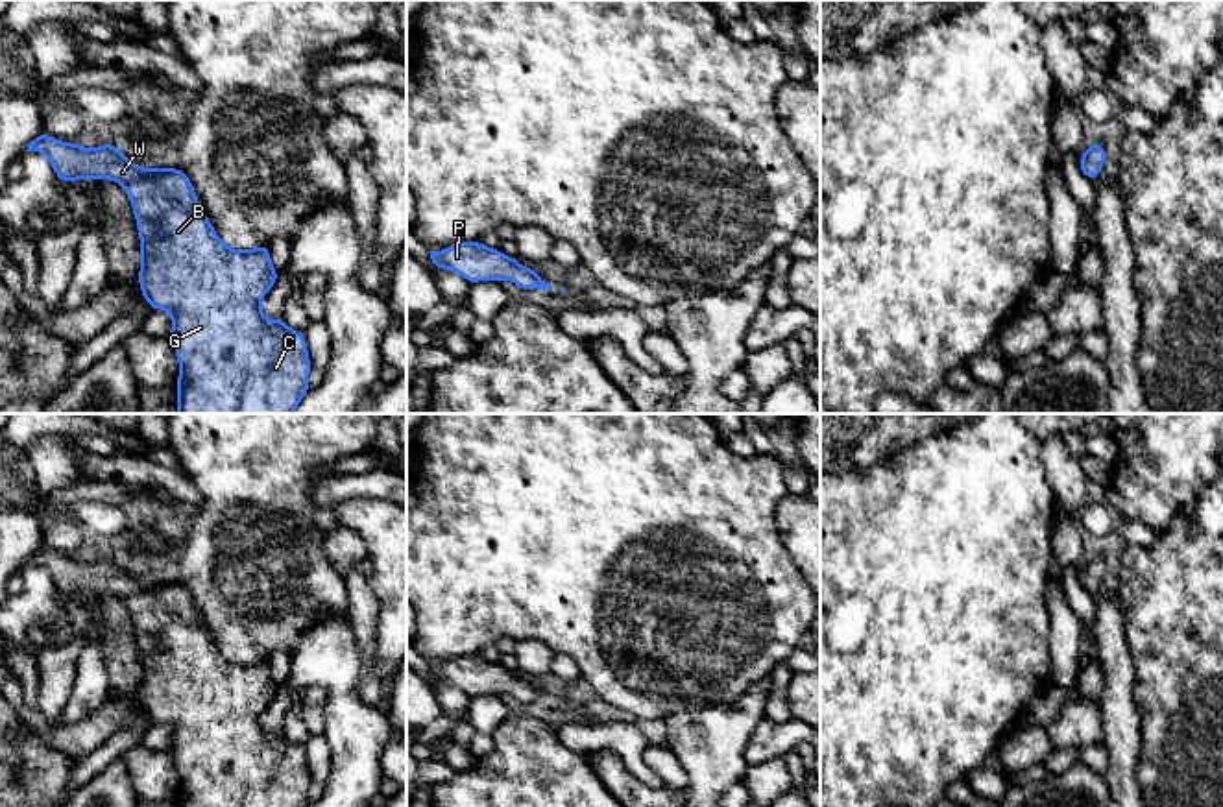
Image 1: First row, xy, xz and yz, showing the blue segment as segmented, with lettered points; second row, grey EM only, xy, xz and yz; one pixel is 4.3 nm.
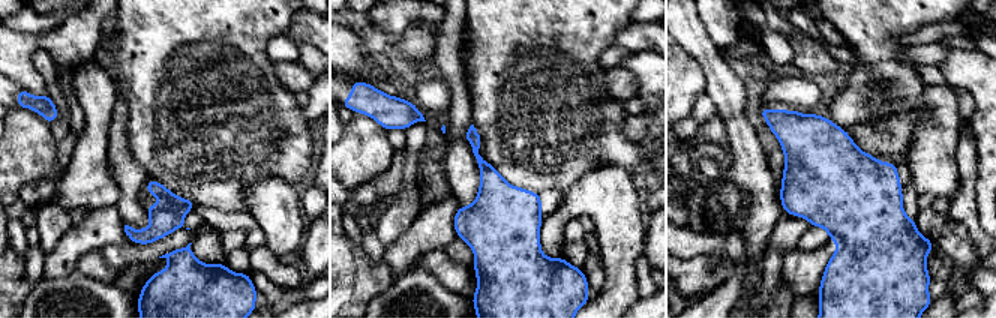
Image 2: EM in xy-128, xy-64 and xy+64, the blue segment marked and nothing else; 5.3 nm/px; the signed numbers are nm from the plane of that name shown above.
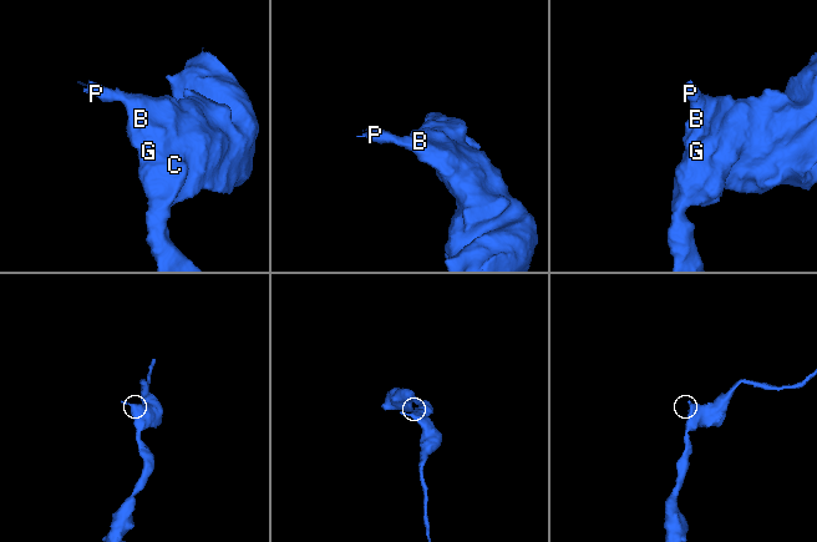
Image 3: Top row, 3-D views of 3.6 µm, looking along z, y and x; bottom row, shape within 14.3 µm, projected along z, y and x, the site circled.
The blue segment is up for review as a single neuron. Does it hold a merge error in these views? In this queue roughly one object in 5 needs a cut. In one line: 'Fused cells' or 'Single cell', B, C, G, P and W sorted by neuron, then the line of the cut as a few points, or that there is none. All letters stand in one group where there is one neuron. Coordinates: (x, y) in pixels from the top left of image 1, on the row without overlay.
Single cell. Groups: B C G P W. No split

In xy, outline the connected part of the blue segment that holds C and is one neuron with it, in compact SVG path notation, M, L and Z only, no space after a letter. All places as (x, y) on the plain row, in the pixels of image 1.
M42 545L28 558L26 565L30 563L44 567L65 598L76 593L113 593L126 604L140 652L140 707L153 724L168 724L172 729L168 748L179 776L177 807L309 807L312 777L305 746L290 742L283 729L266 733L260 724L264 709L279 691L279 683L272 680L268 657L248 665L227 659L201 624L192 595L181 582L144 582L127 574L122 561L113 556L89 563Z

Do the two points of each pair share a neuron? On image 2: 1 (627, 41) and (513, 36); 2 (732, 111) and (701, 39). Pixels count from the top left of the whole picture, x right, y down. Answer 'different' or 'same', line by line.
1: different
2: same

